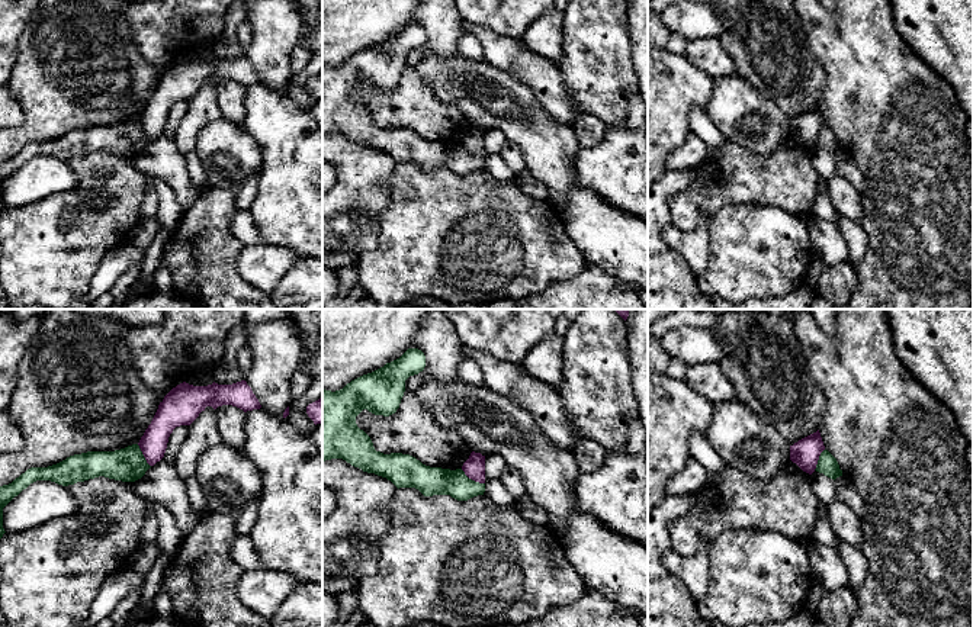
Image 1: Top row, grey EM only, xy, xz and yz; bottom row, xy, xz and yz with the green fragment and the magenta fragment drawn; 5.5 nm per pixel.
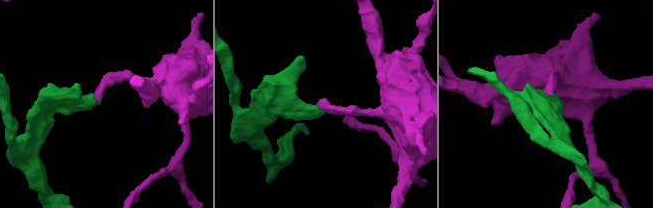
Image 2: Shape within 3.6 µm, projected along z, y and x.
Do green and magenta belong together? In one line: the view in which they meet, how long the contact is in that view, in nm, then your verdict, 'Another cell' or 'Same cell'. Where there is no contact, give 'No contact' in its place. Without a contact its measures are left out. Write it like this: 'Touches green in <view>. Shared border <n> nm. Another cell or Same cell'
Touches green in xz. Shared border 160 nm. Another cell

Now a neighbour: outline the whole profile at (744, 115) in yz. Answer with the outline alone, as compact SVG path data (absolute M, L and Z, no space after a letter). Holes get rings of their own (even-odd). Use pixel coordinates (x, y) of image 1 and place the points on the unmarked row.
M738 74L715 80L706 113L726 141L760 155L774 152L790 135L789 118Z

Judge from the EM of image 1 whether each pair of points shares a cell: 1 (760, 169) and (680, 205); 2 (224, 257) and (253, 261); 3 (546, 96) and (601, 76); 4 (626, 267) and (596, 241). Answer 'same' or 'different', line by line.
1: same
2: different
3: different
4: same

